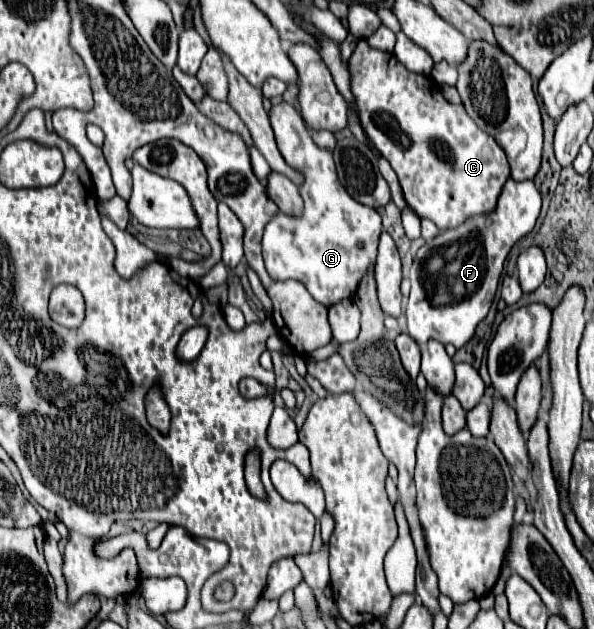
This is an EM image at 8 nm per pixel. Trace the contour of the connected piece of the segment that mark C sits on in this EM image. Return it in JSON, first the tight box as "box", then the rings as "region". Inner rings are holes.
{"box":[350,39,510,231],"region":[[[360,39],[356,51],[350,57],[350,73],[352,93],[360,109],[362,127],[380,149],[382,157],[390,161],[400,179],[408,207],[414,209],[420,219],[430,219],[442,231],[462,225],[468,217],[478,213],[492,213],[492,209],[496,209],[498,195],[510,177],[506,153],[492,135],[480,131],[476,121],[468,117],[462,105],[448,103],[440,93],[440,87],[436,87],[430,77],[406,71],[392,53],[368,47],[366,39]]]}

